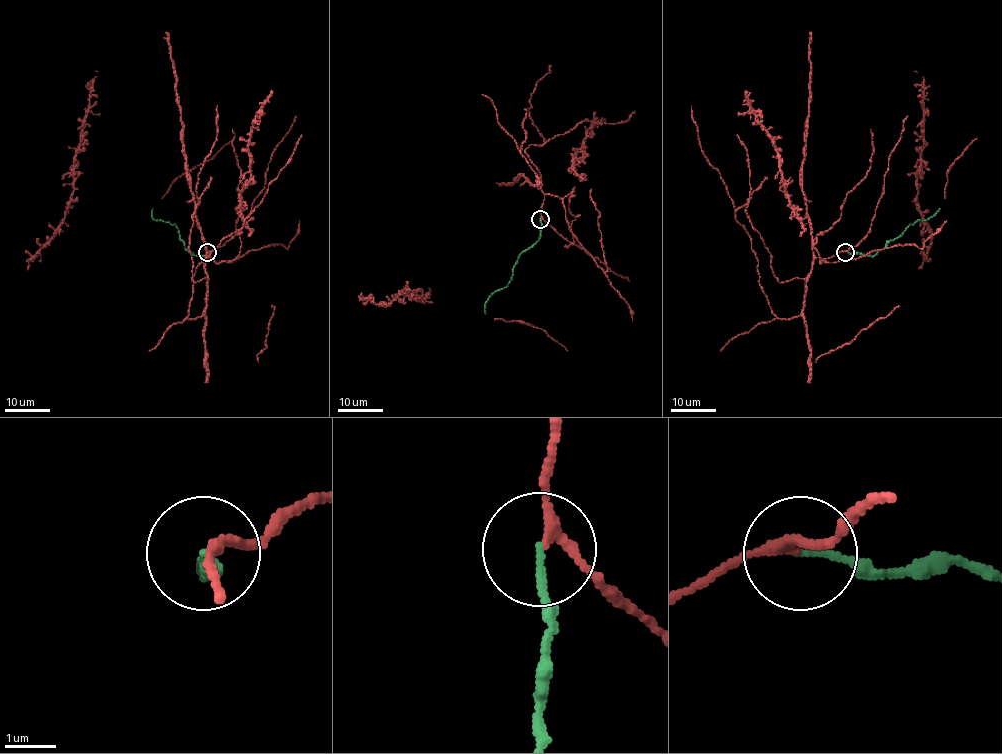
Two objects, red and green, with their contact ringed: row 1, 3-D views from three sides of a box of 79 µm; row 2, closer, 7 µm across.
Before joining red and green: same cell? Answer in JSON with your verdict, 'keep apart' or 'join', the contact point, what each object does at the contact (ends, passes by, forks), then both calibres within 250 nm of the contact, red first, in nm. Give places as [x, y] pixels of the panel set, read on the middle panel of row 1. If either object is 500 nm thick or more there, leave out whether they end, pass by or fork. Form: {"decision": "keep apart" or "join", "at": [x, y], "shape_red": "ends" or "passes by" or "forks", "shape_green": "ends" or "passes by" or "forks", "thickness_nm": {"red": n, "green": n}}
{"decision": "join", "at": [540, 219], "shape_red": "passes by", "shape_green": "ends", "thickness_nm": {"red": 190, "green": 130}}

